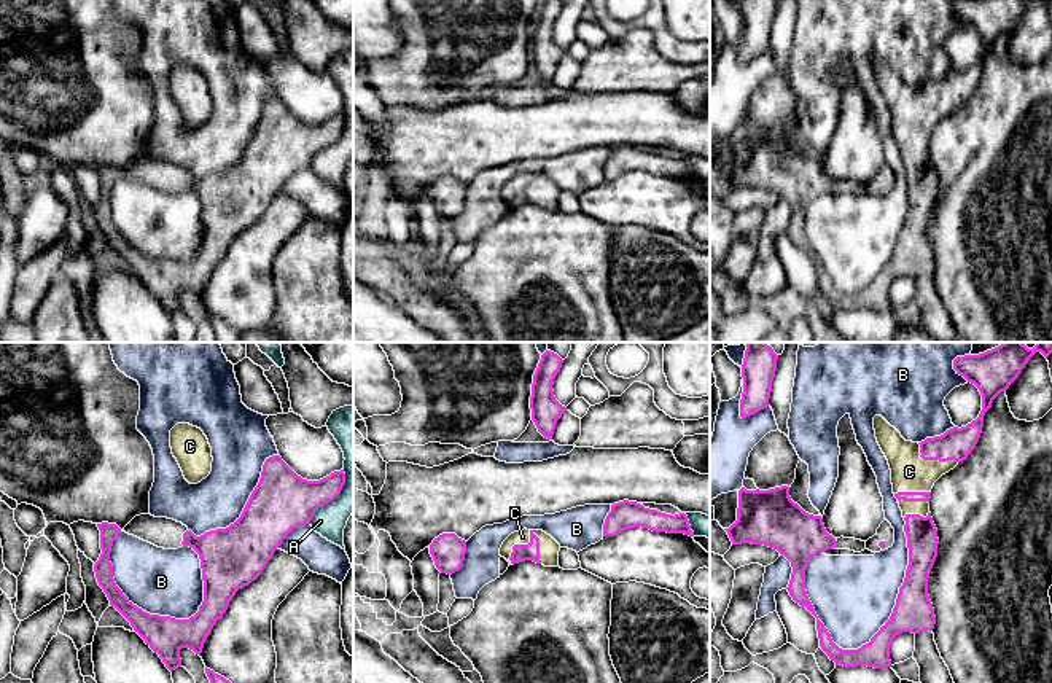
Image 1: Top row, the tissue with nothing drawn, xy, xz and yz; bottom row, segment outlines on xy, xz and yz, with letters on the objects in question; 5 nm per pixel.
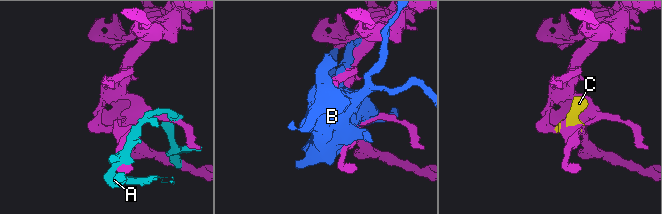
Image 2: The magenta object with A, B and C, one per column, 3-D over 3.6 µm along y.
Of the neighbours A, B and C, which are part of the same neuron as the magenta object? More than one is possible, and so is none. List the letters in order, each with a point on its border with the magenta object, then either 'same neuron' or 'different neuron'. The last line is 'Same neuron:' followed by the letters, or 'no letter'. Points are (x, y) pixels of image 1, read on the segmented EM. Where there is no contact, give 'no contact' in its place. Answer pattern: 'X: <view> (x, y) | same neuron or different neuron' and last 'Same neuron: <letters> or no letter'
A: xy (333, 499) | different neuron
B: yz (900, 593) | different neuron
C: xz (518, 545) | same neuron
Same neuron: C

